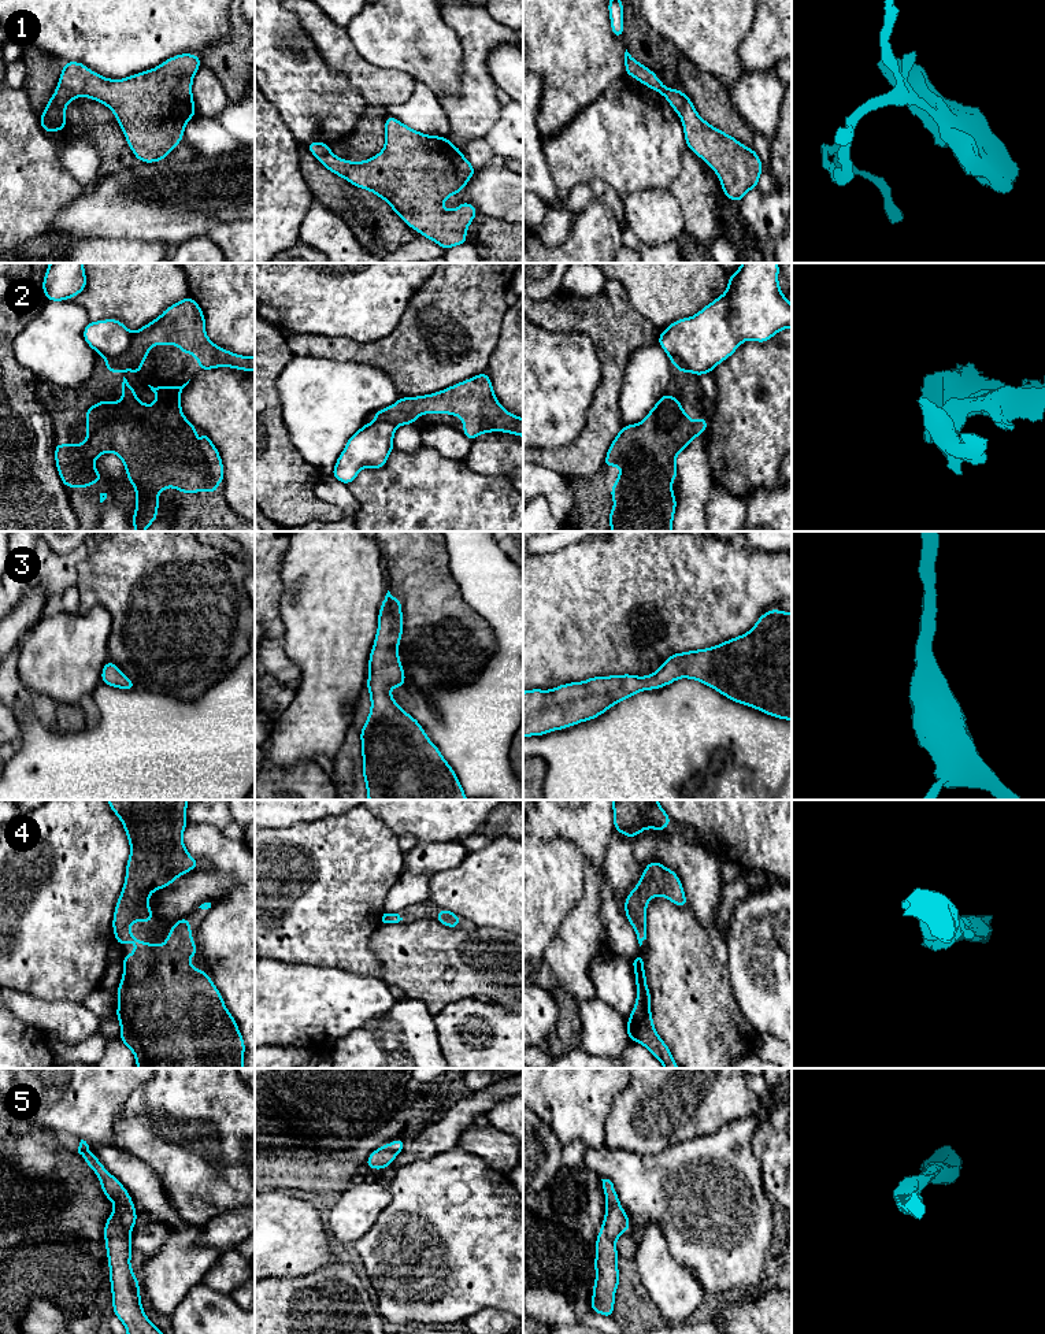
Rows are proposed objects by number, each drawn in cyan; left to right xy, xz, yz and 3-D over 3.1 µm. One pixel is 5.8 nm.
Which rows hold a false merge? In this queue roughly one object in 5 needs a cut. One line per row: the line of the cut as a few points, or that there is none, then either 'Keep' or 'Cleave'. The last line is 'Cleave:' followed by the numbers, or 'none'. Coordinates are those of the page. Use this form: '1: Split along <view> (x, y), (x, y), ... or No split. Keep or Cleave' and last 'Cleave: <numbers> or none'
1: Split along yz (682, 92), (684, 102), (680, 114). Cleave
2: Split along xy (132, 333), (129, 348), (118, 356), (107, 358). Cleave
3: No split. Keep
4: No split. Keep
5: No split. Keep
Cleave: 1, 2

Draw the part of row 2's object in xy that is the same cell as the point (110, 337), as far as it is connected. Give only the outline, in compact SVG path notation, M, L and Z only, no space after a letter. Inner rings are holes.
M118 319L89 322L82 336L99 356L105 357L122 356L131 342L131 331Z

